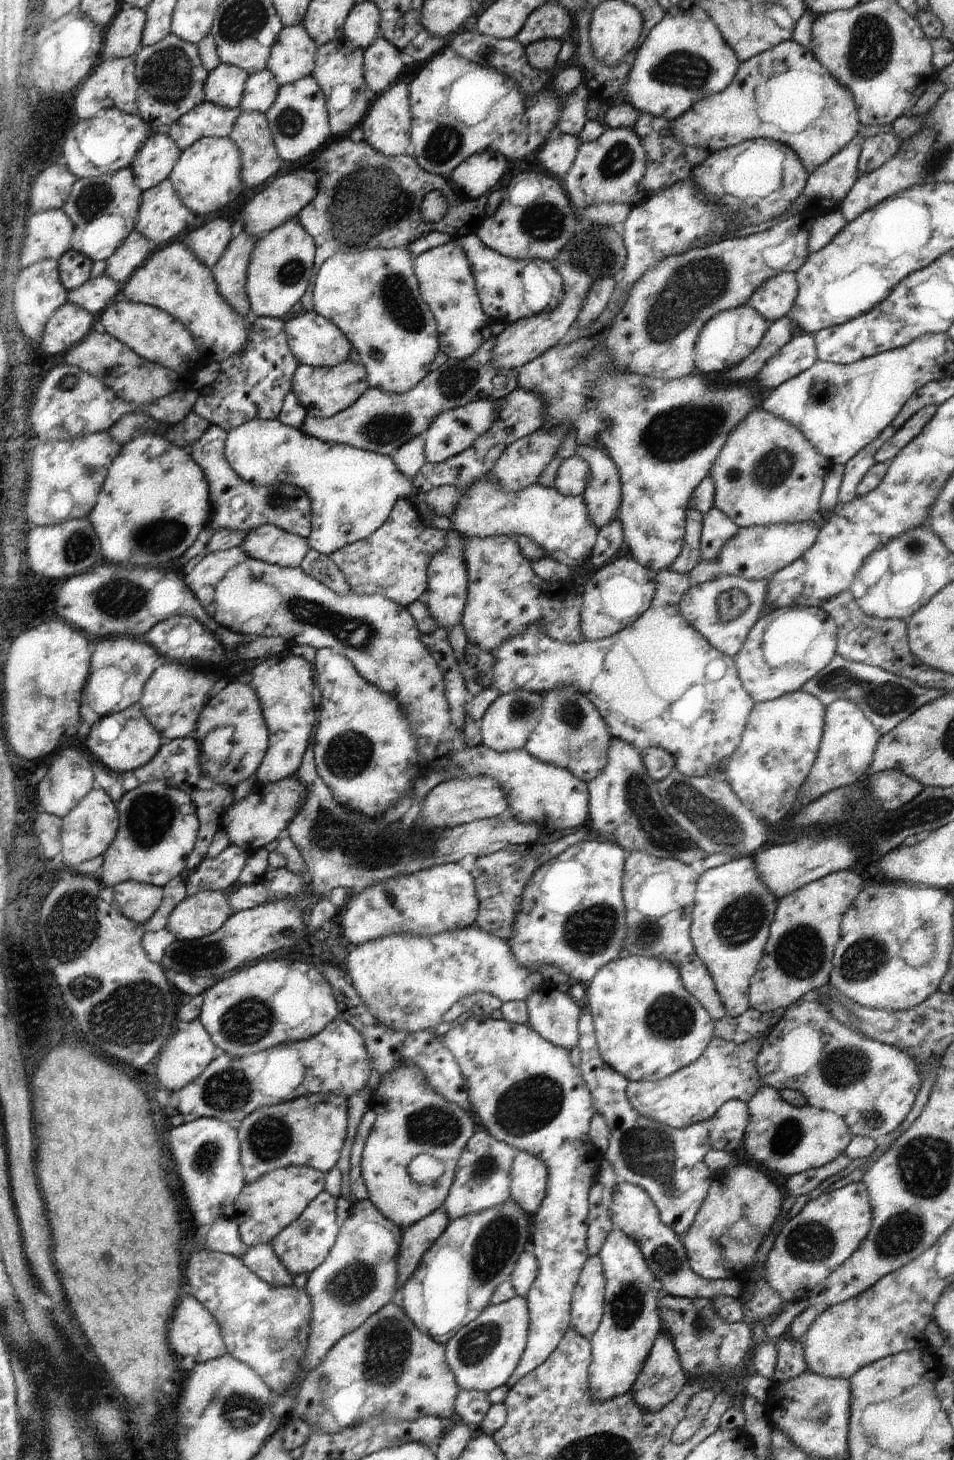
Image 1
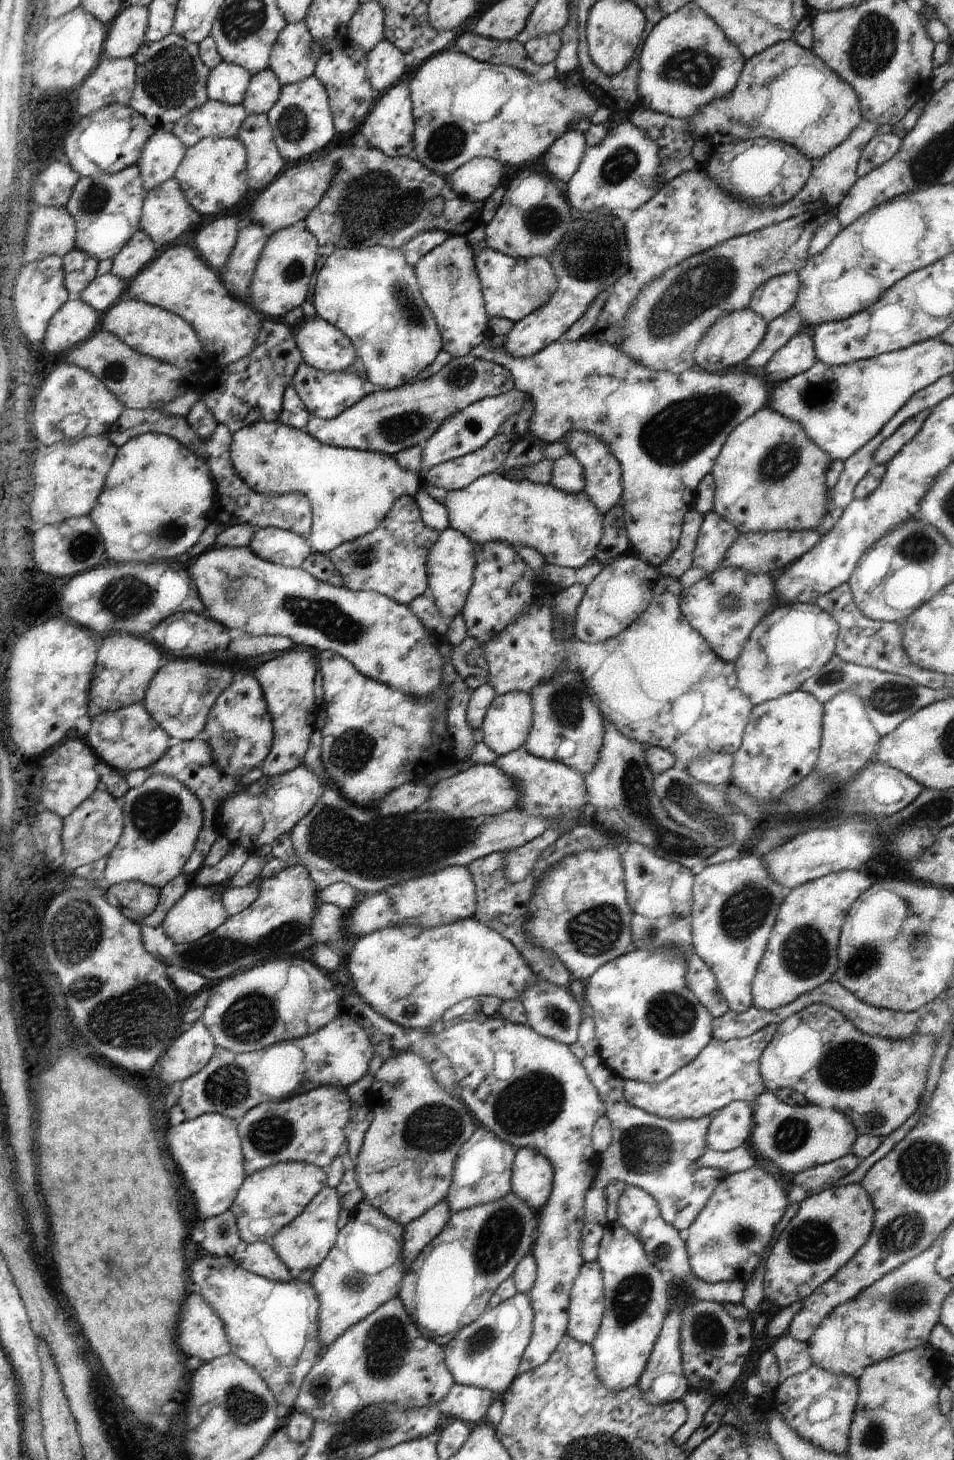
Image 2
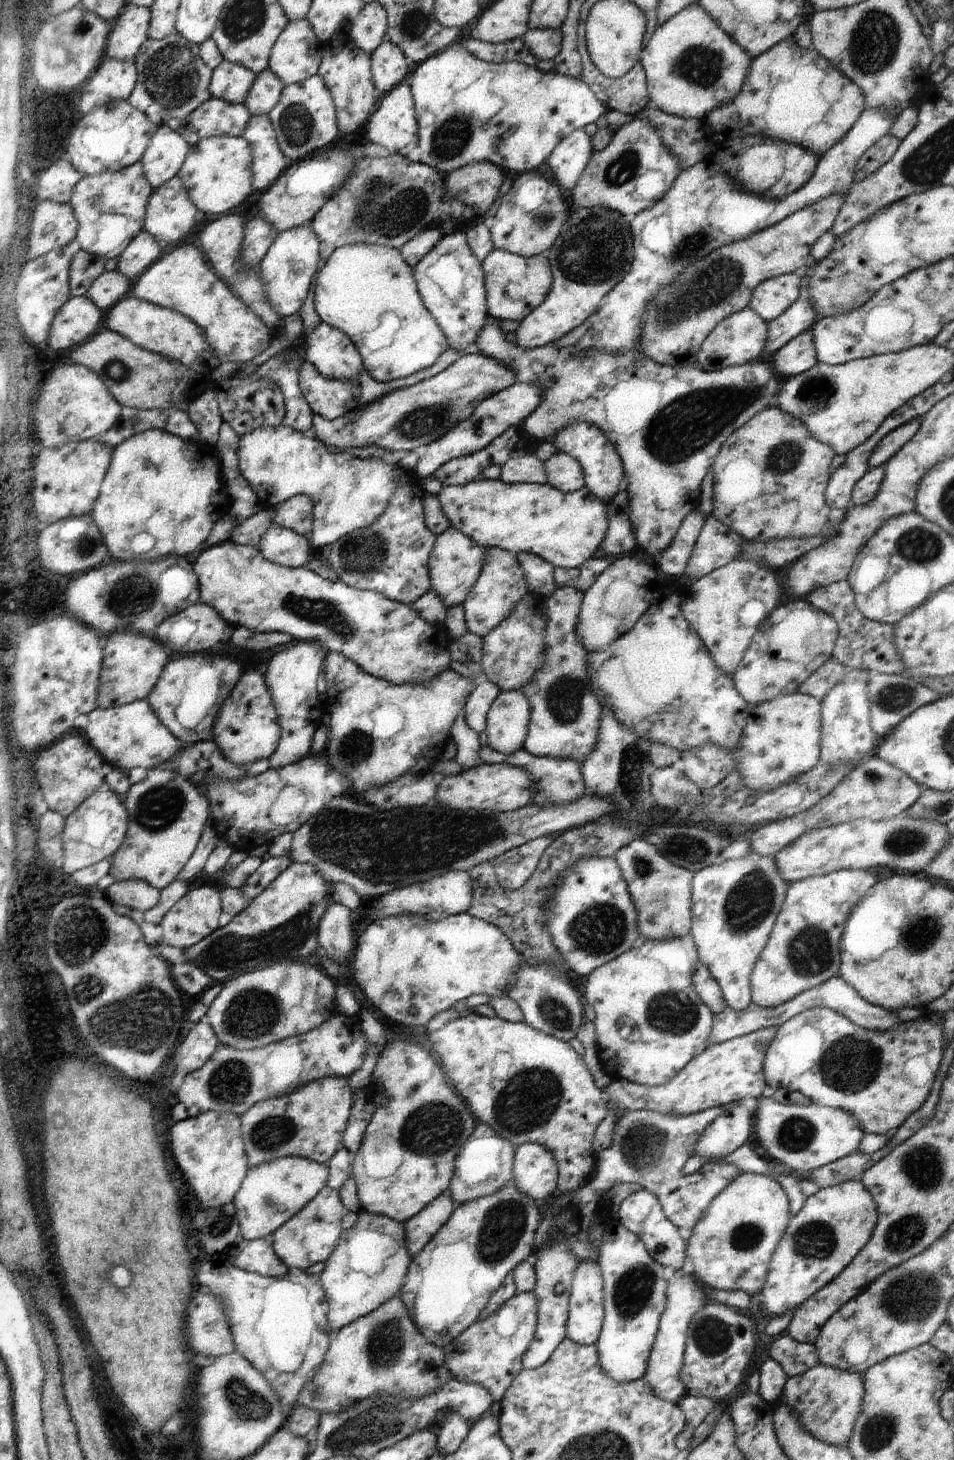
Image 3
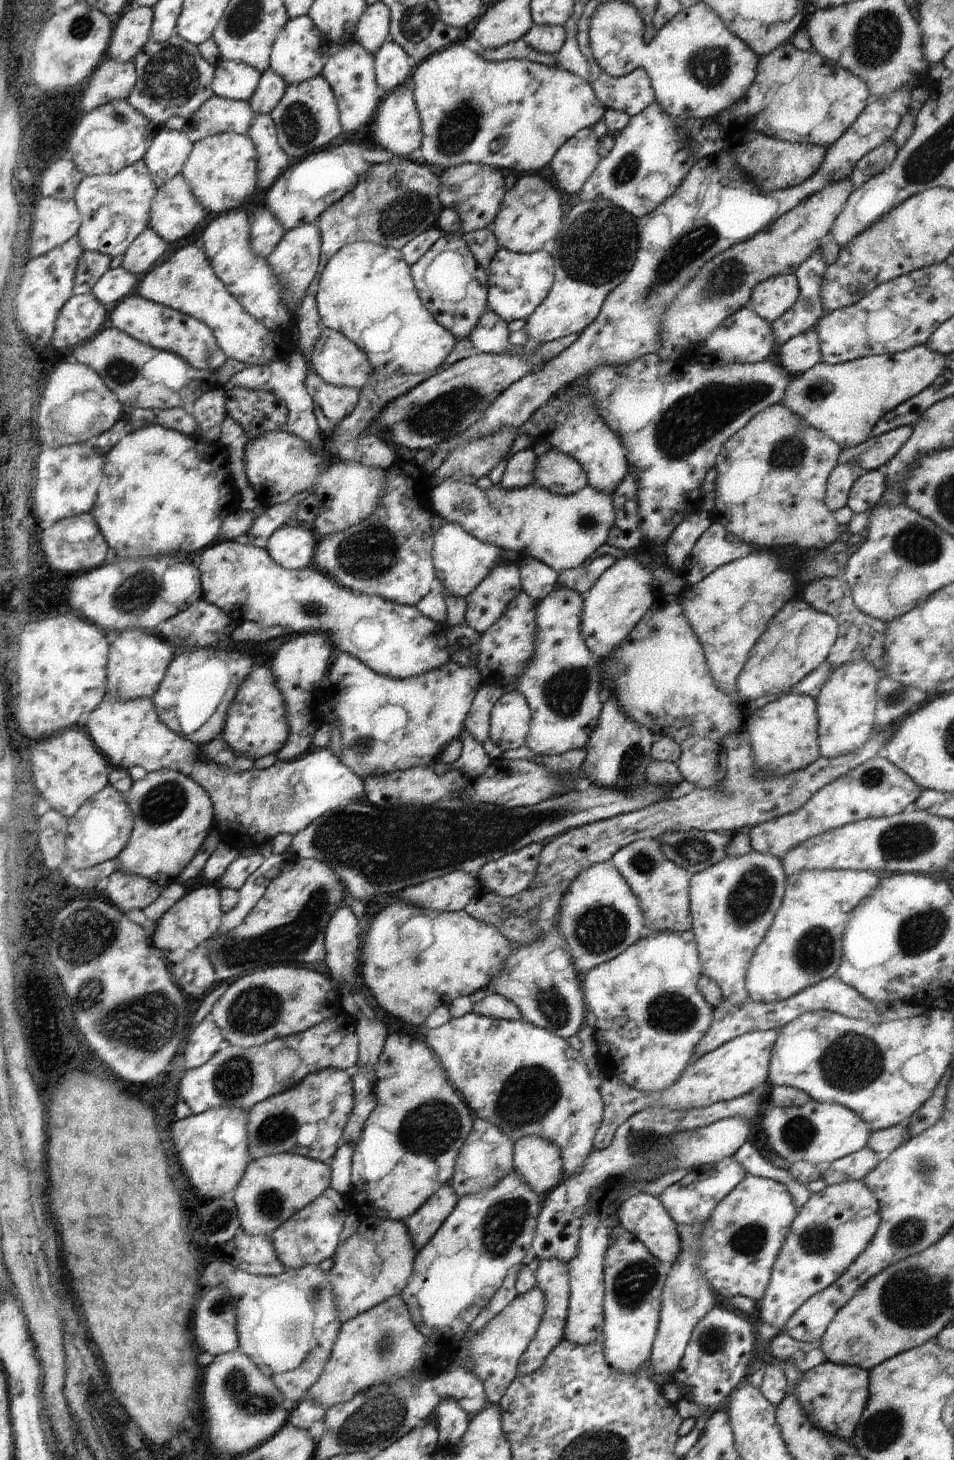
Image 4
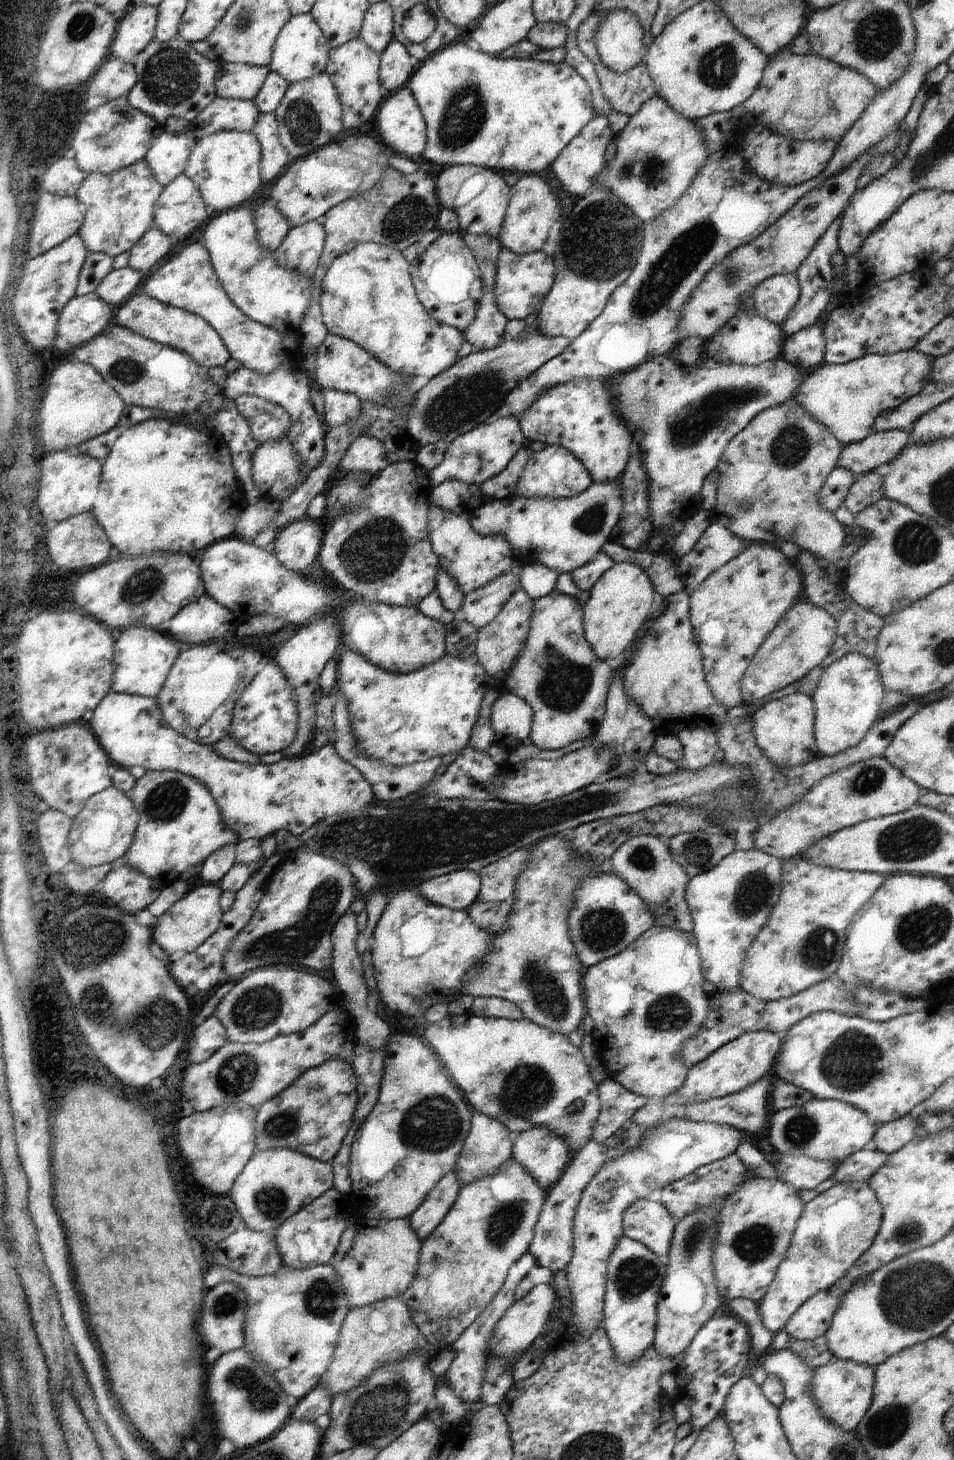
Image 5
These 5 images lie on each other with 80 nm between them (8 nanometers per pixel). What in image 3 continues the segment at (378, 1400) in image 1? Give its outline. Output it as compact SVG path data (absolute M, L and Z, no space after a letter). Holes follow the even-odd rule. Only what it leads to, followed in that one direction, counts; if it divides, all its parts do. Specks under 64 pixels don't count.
M396 1296L332 1335L324 1362L316 1370L312 1381L304 1384L297 1405L312 1408L322 1415L326 1412L342 1412L350 1403L360 1402L374 1394L390 1394L393 1398L402 1400L420 1400L432 1392L438 1392L450 1376L451 1373L445 1368L443 1349L426 1341L415 1321L411 1319L406 1305Z

